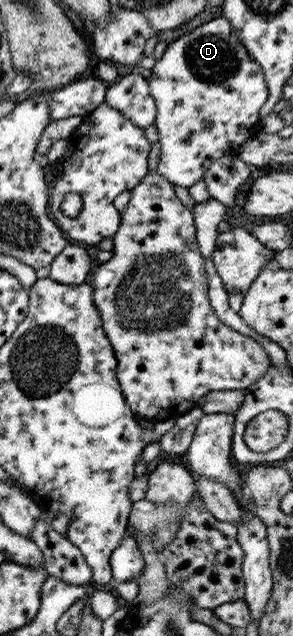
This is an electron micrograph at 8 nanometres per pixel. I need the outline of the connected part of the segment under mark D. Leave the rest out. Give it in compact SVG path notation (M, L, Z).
M224 16L205 22L194 32L169 41L166 52L150 71L151 96L155 97L158 106L154 126L162 144L156 172L172 184L188 189L196 182L204 181L206 170L215 160L235 154L248 139L259 134L262 127L262 109L270 98L270 90L262 66L248 53L234 30L231 21Z

